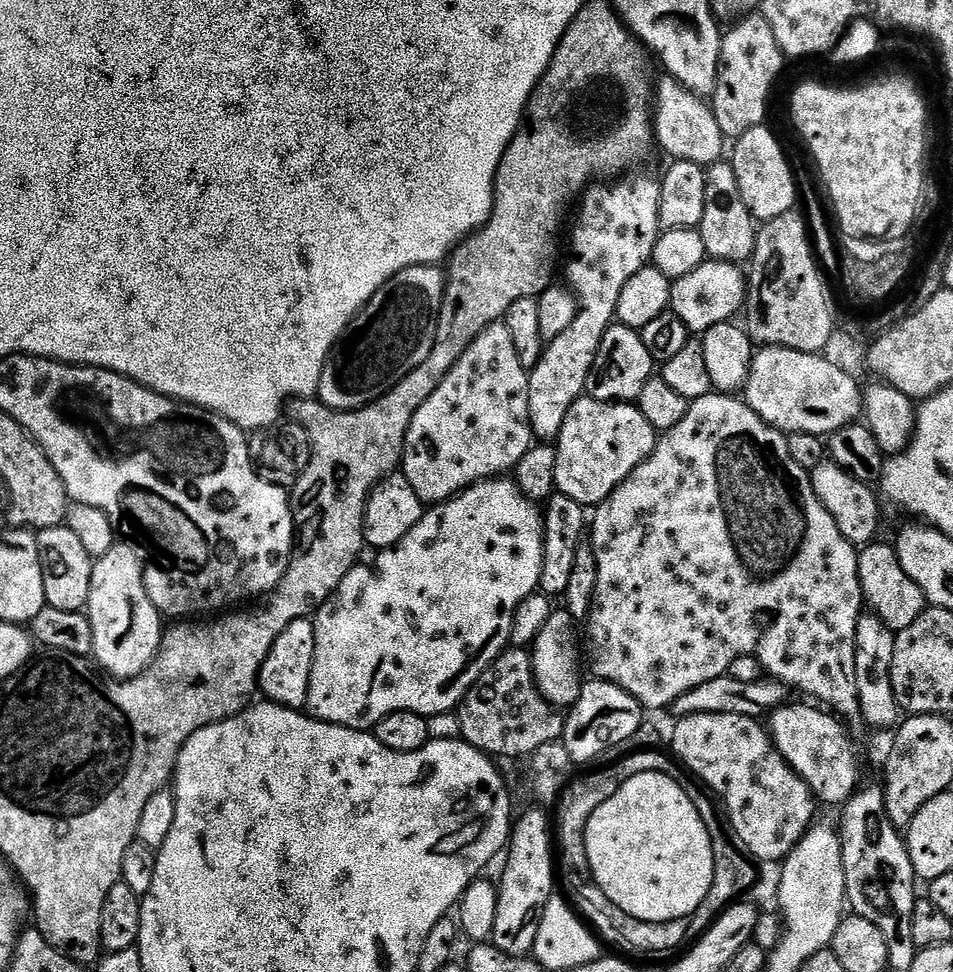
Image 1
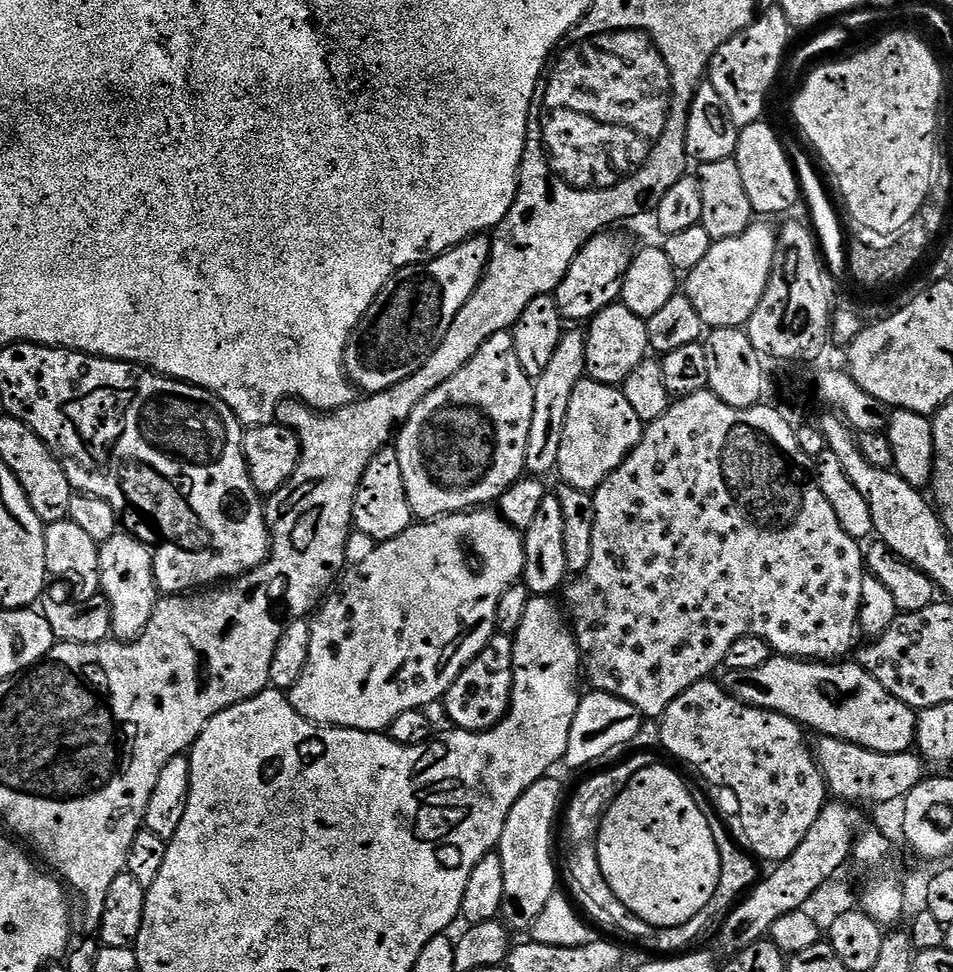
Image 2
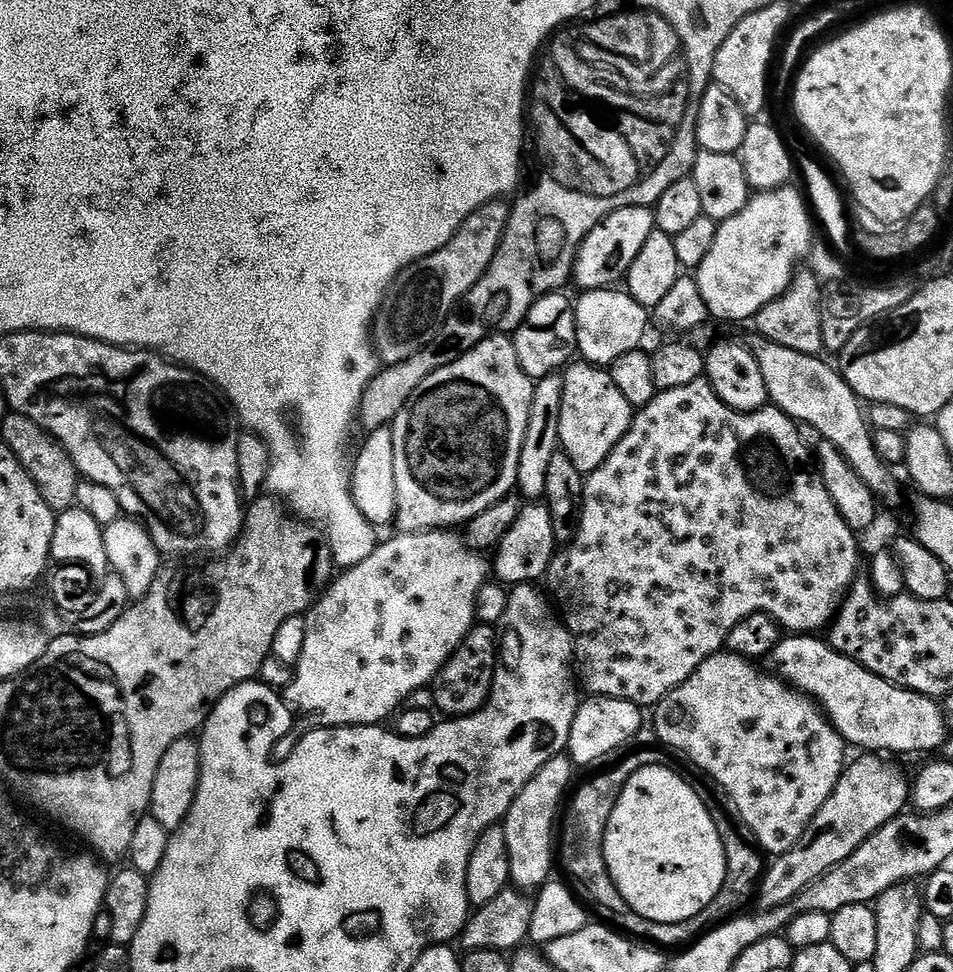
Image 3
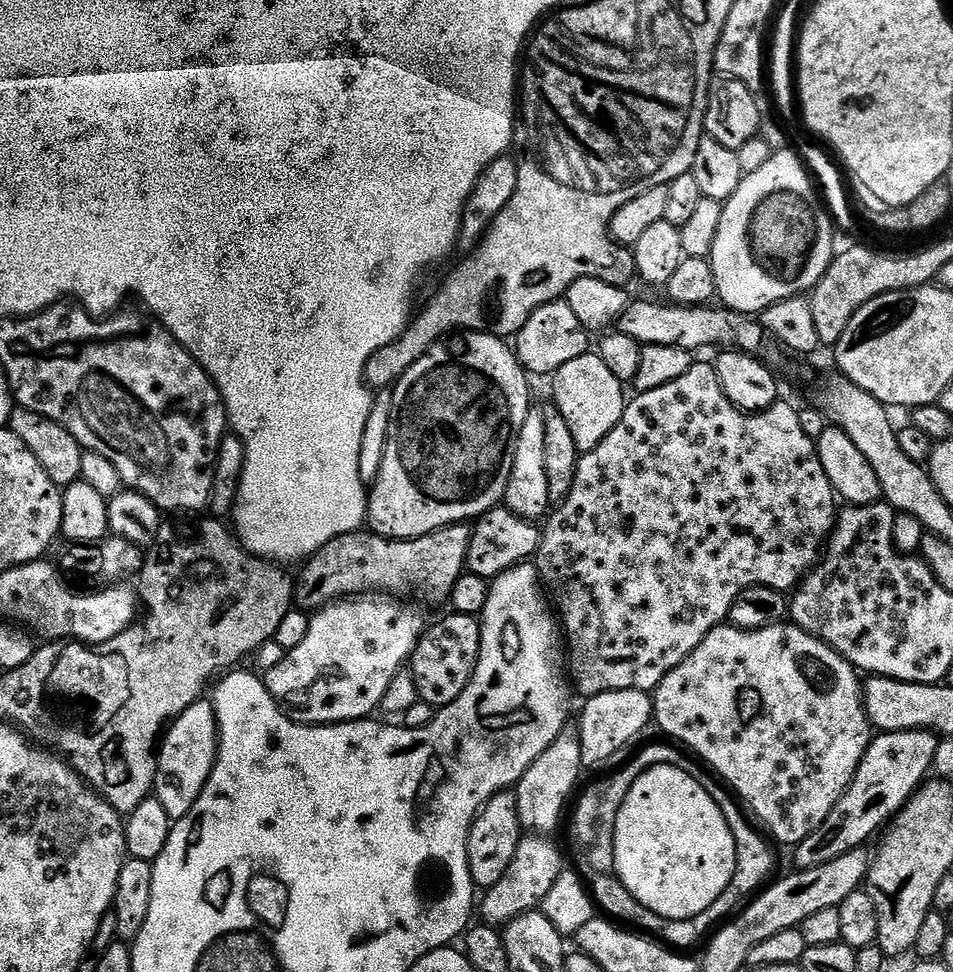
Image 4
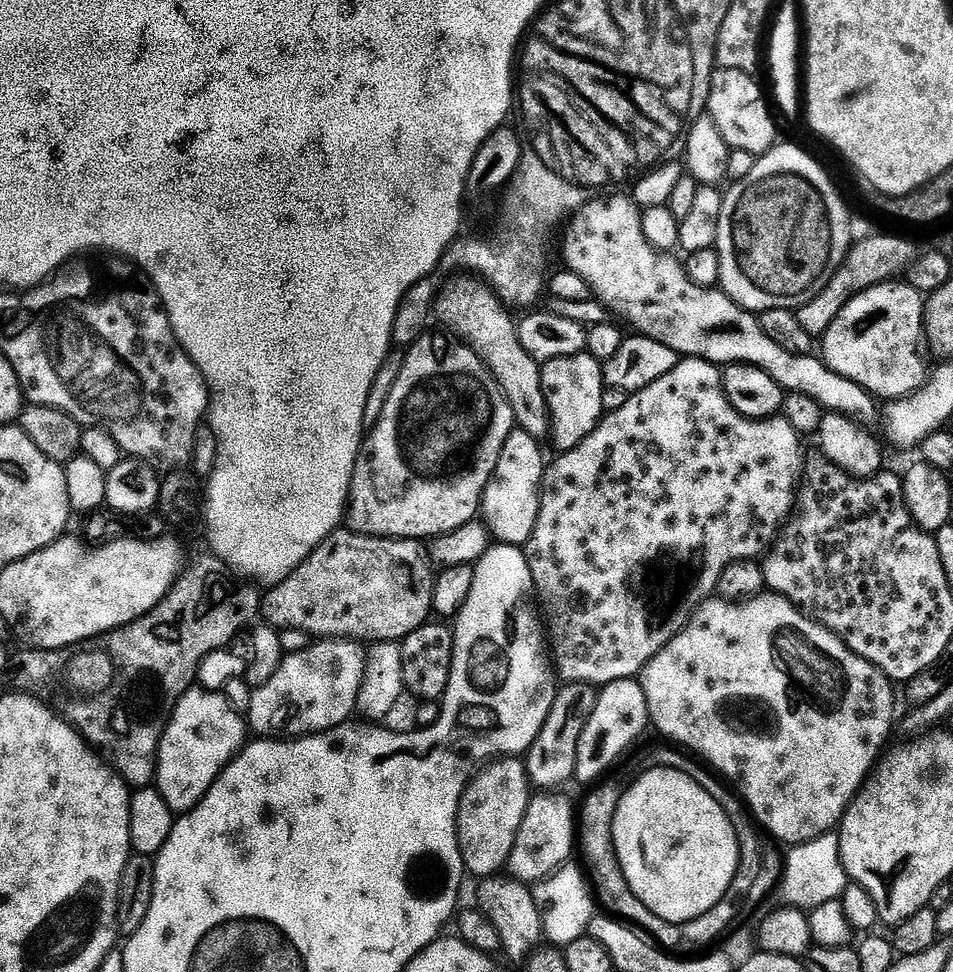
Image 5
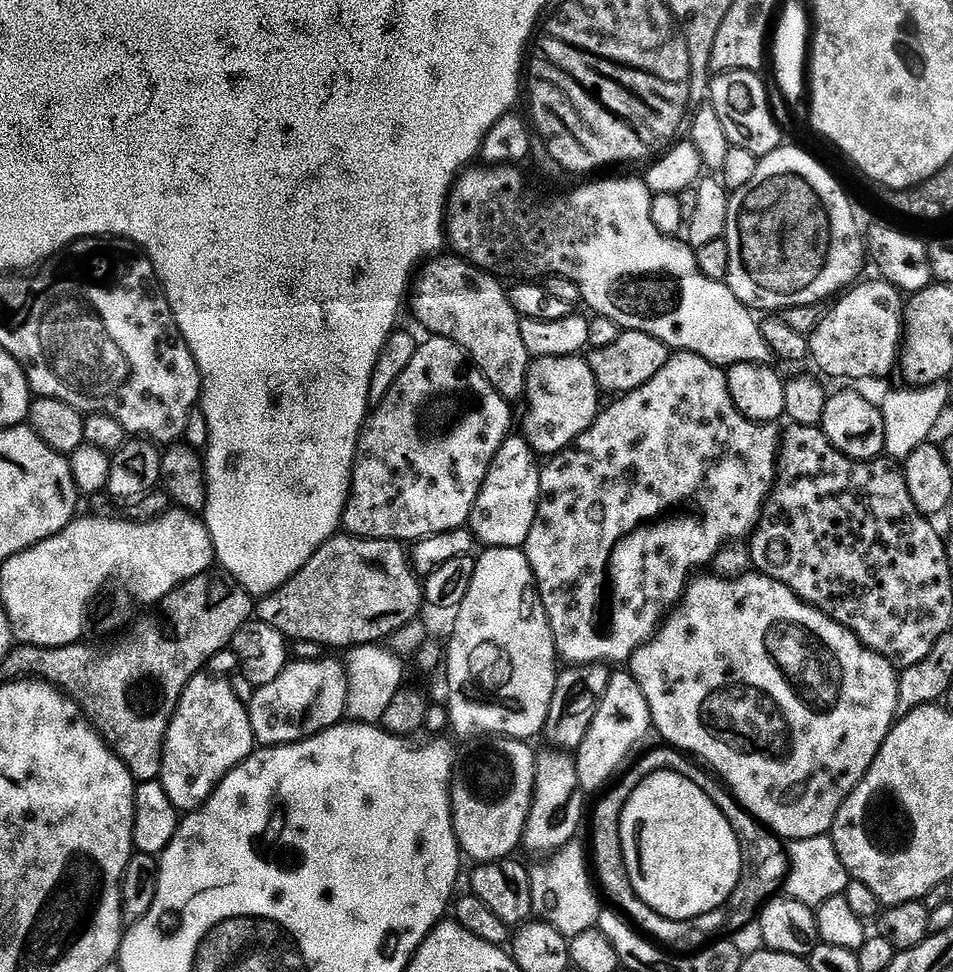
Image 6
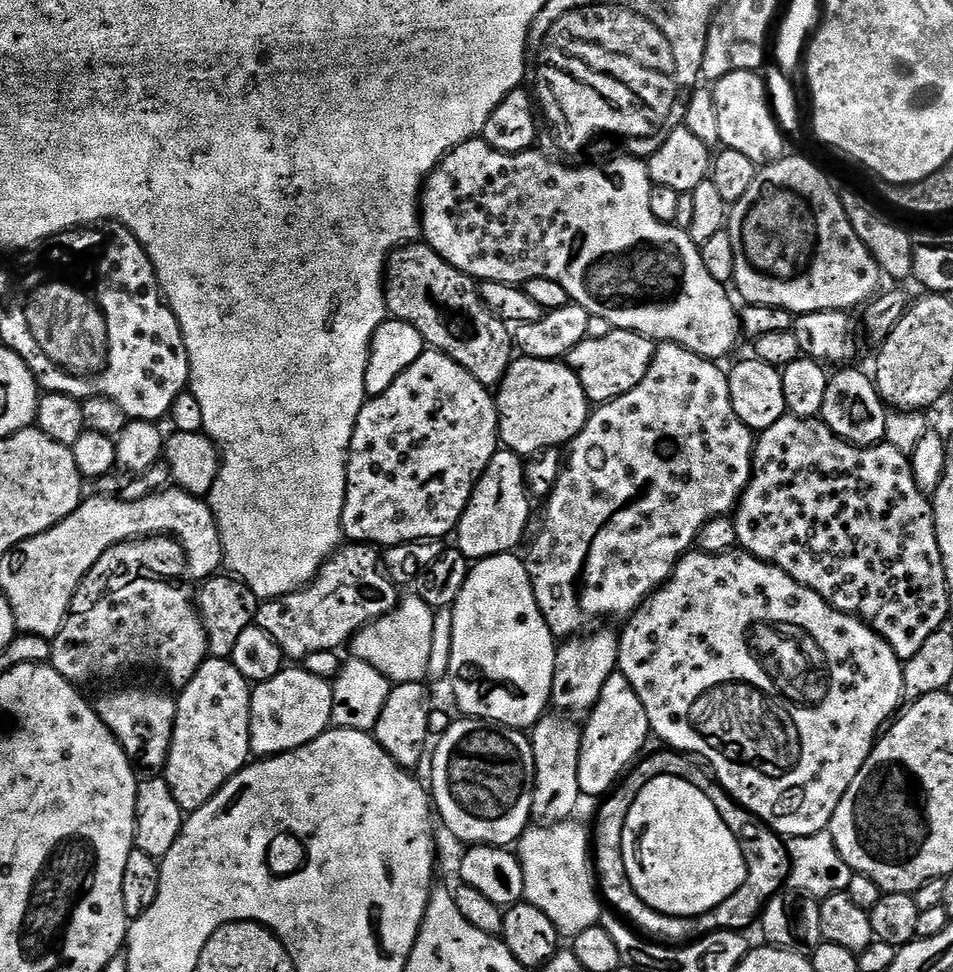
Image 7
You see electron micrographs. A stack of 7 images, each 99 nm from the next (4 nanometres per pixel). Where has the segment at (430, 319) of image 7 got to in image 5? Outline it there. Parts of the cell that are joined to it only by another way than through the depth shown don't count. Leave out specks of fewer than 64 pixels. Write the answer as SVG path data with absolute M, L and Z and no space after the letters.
M476 278L468 279L472 280L458 281L445 296L443 293L439 297L438 312L444 315L444 320L448 323L447 331L475 349L484 359L492 375L500 383L500 389L506 394L519 428L526 430L530 438L547 441L547 436L549 439L554 431L550 406L542 386L541 361L535 360L526 350L526 346L522 346L517 321L508 317L511 315L500 297L487 283Z

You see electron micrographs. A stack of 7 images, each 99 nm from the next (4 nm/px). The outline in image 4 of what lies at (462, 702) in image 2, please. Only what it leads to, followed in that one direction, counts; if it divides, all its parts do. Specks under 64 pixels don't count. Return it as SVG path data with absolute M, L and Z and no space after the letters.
M461 612L448 614L441 624L427 629L416 644L410 661L416 694L421 704L437 710L450 706L466 690L474 674L480 649L480 621Z

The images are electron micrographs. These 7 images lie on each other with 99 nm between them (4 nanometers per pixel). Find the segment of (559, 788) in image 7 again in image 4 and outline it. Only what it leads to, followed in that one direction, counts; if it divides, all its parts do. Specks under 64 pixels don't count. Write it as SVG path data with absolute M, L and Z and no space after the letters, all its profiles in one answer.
M528 834L521 839L514 862L506 866L506 874L502 874L500 881L483 893L484 901L483 896L479 901L478 912L484 915L483 923L503 926L522 914L537 911L543 905L546 894L550 894L550 886L558 882L560 873L566 868L566 864L560 861L559 850L548 840L551 839L540 834Z

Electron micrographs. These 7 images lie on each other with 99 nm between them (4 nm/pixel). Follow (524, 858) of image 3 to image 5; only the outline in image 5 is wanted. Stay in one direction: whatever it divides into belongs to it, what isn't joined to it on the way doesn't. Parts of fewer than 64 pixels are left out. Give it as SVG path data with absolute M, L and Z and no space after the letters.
M565 683L556 693L554 706L534 742L526 753L528 779L540 790L560 790L564 783L576 775L576 759L578 758L578 742L582 738L582 730L586 730L586 722L590 722L590 714L594 714L594 706L598 692L589 684Z

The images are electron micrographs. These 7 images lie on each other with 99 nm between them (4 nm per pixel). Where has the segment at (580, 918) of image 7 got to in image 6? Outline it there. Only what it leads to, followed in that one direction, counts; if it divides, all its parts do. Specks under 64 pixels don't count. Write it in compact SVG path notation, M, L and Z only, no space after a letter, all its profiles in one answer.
M573 842L562 846L547 858L536 862L536 865L531 865L530 875L532 911L539 919L545 920L569 938L597 927L602 900L594 887L594 876L590 871L590 860L586 855L585 845L583 848L580 842Z

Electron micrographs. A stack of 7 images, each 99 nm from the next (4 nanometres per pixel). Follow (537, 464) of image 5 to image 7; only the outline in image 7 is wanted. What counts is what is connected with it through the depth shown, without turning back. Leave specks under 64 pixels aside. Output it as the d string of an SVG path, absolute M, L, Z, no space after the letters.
M497 450L494 458L490 458L488 468L474 486L470 502L454 533L455 547L460 549L469 562L512 552L519 546L528 528L528 519L532 516L532 504L528 501L530 487L525 469L525 461L516 452Z

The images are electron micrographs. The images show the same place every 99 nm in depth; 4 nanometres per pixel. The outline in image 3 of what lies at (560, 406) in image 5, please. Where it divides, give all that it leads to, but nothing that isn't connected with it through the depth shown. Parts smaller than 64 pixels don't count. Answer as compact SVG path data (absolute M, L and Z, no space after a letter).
M572 362L563 369L562 410L558 430L560 448L585 474L593 472L618 446L632 424L634 408L603 367L587 362Z

